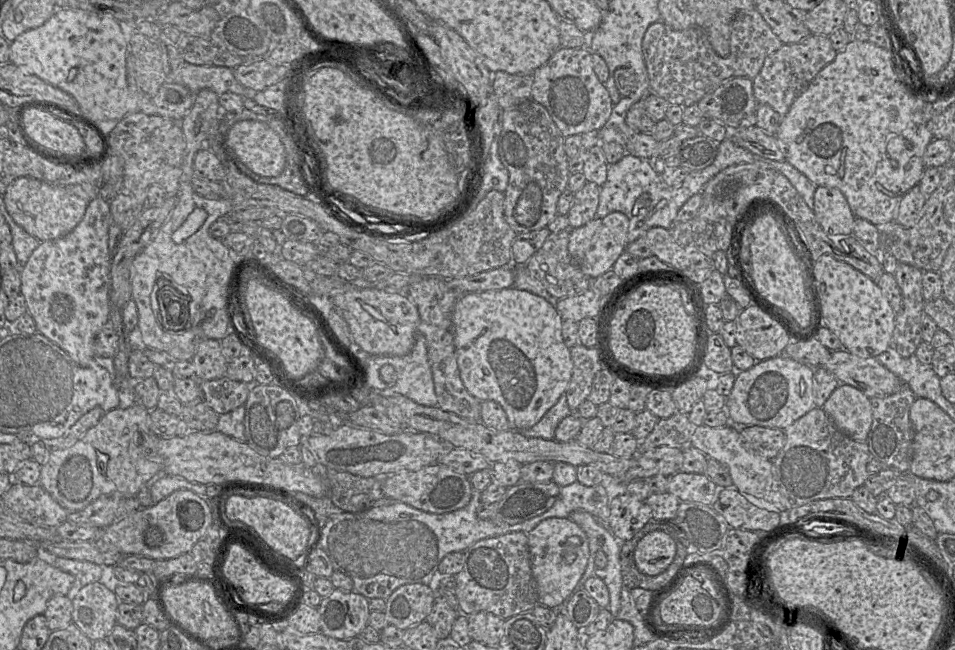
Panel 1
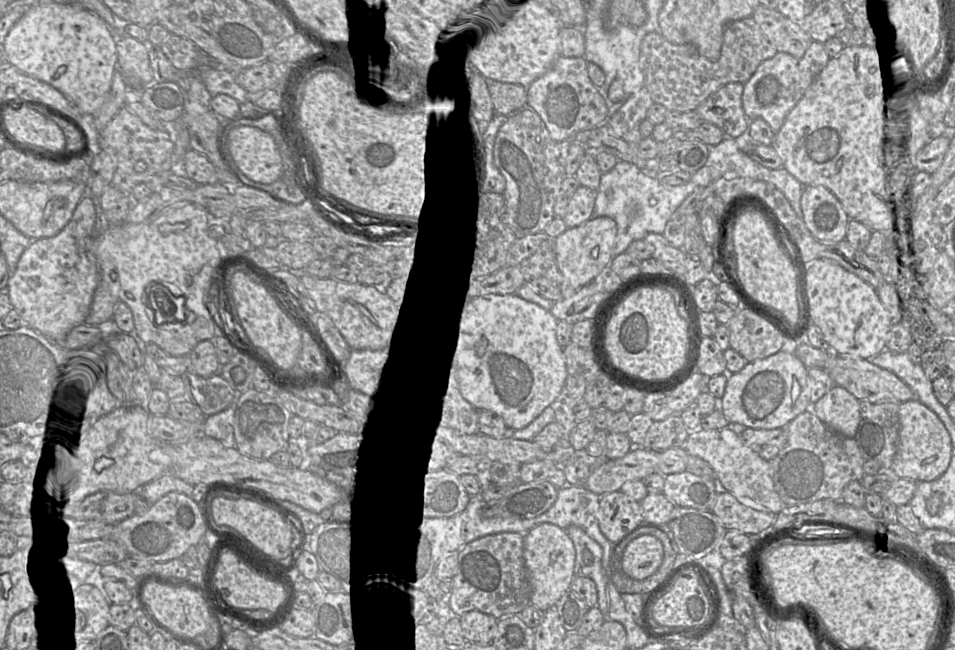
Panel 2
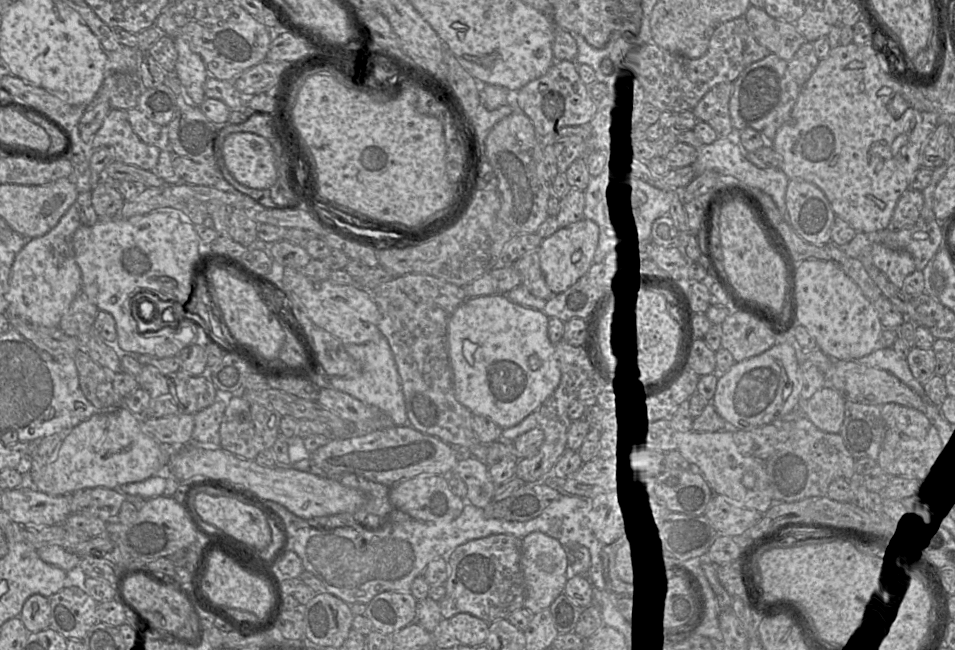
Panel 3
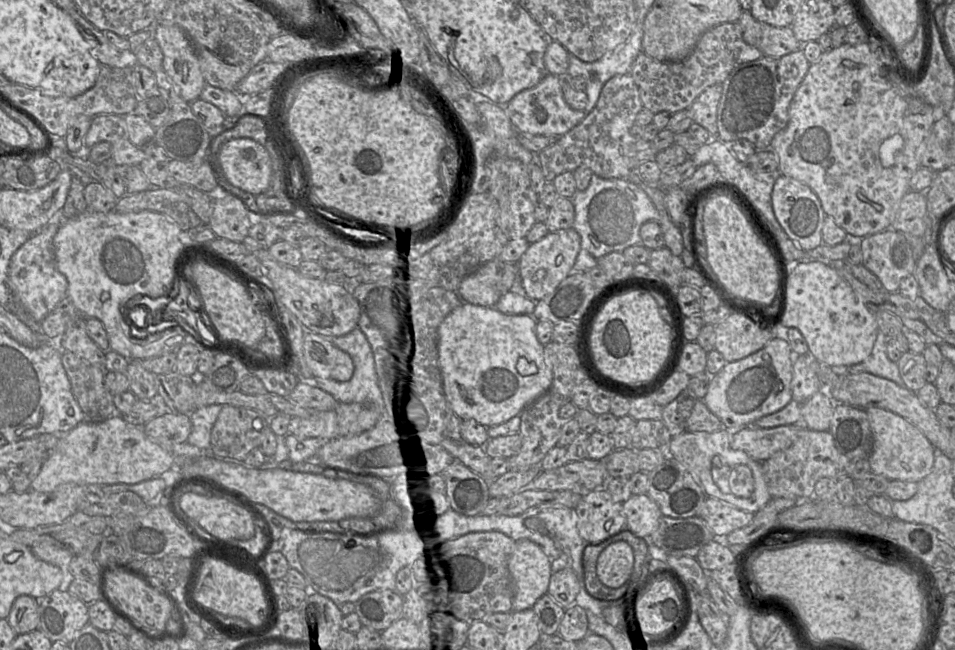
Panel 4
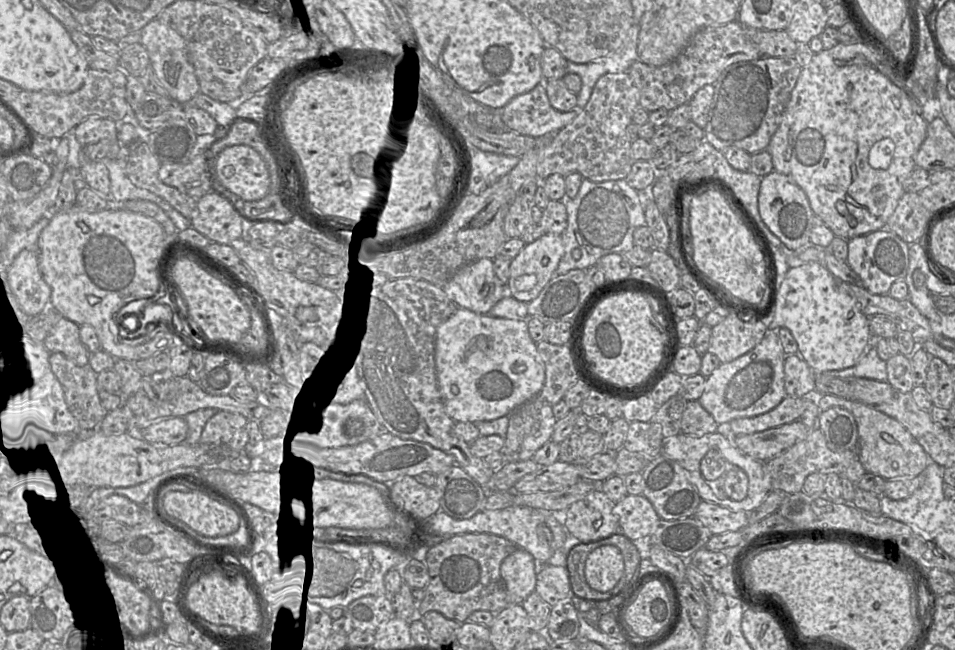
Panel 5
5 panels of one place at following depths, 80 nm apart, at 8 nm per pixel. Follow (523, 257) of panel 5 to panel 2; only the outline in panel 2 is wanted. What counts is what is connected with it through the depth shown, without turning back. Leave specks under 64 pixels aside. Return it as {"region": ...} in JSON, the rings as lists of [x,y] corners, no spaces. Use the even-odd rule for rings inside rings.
{"region":[[[607,216],[591,218],[580,226],[567,228],[554,239],[556,262],[560,272],[574,289],[591,283],[613,259],[617,235],[616,222]]]}

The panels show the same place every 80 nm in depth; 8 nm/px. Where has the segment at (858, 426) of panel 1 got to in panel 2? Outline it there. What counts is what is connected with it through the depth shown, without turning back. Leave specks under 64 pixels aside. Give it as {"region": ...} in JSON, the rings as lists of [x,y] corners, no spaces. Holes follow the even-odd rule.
{"region":[[[833,386],[809,409],[828,427],[848,438],[855,438],[862,402],[840,386]]]}

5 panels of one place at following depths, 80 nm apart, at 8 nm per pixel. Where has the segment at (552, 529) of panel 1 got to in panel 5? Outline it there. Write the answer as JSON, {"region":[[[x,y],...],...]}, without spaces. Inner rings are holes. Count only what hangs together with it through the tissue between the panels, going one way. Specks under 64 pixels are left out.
{"region":[[[521,548],[516,549],[502,561],[500,566],[500,574],[507,589],[510,604],[521,604],[531,593],[535,591],[539,564],[546,563],[539,563],[529,552]]]}

